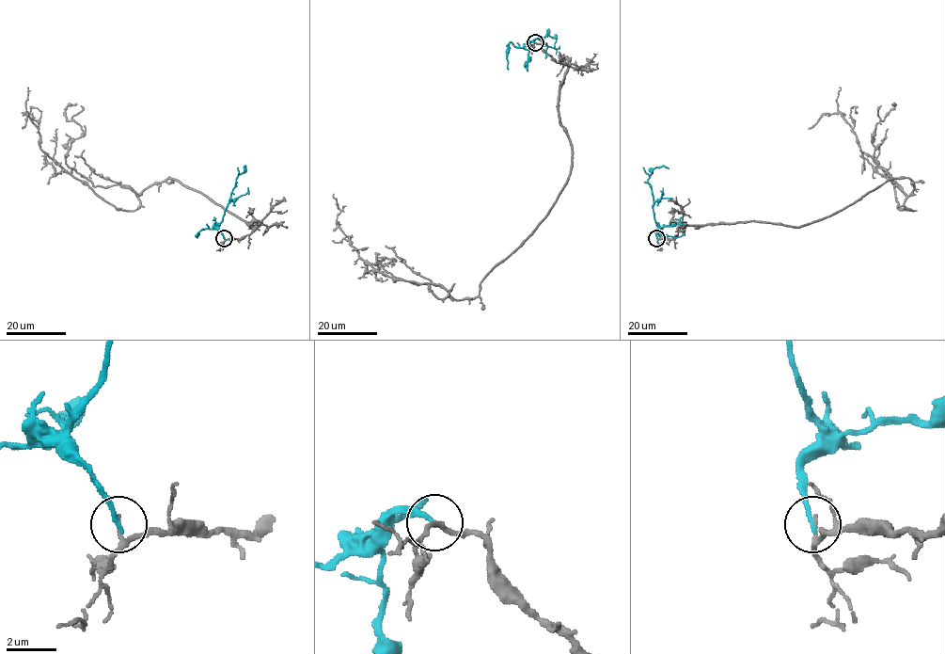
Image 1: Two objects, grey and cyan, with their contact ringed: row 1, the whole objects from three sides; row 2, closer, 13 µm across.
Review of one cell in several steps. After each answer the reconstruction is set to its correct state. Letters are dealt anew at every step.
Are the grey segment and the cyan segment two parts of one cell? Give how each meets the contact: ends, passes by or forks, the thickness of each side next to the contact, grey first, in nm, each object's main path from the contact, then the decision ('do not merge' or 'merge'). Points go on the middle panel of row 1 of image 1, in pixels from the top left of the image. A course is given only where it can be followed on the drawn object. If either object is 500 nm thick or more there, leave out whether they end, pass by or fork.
grey passes by; cyan ends there; 110 nm thick on the grey side, 170 nm on the other; grey runs (534, 42), (567, 67), (572, 167), (477, 296), (379, 273), (336, 225), (333, 194); cyan runs (534, 42), (528, 42), (543, 38), (546, 33), (556, 39), (556, 54); do not merge

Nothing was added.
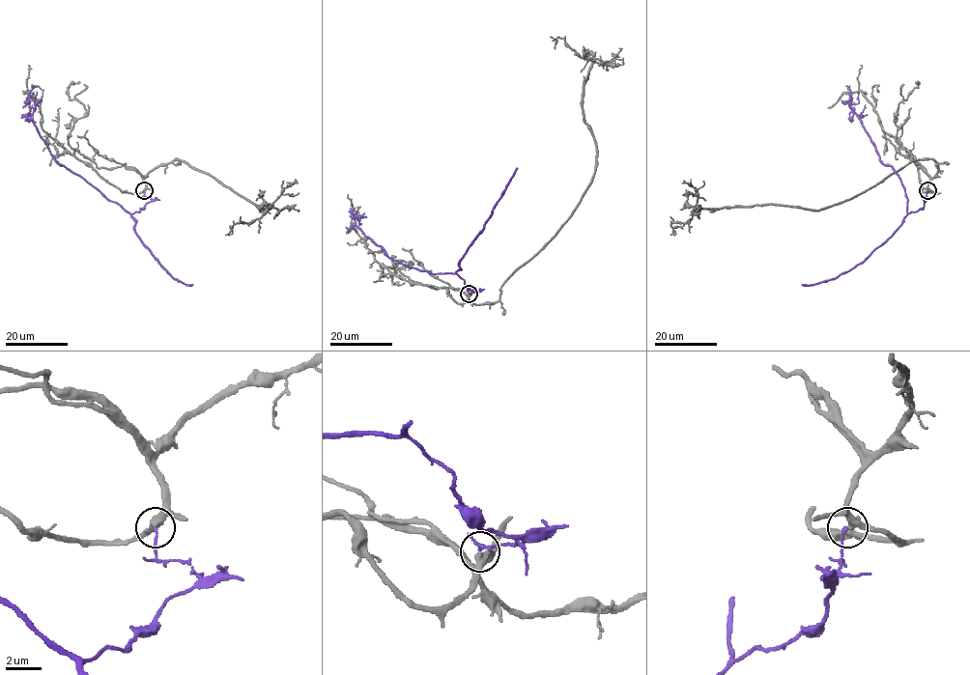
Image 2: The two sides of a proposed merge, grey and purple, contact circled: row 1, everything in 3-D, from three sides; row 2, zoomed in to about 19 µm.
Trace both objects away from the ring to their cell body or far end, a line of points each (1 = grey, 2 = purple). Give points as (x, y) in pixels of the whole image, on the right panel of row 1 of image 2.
1: (927, 190), (937, 164), (913, 160), (848, 200), (820, 210), (696, 207), (685, 223), (672, 223), (670, 235)
2: (927, 190), (922, 208), (907, 213), (901, 182), (876, 153), (862, 121), (853, 112), (849, 117), (857, 91)

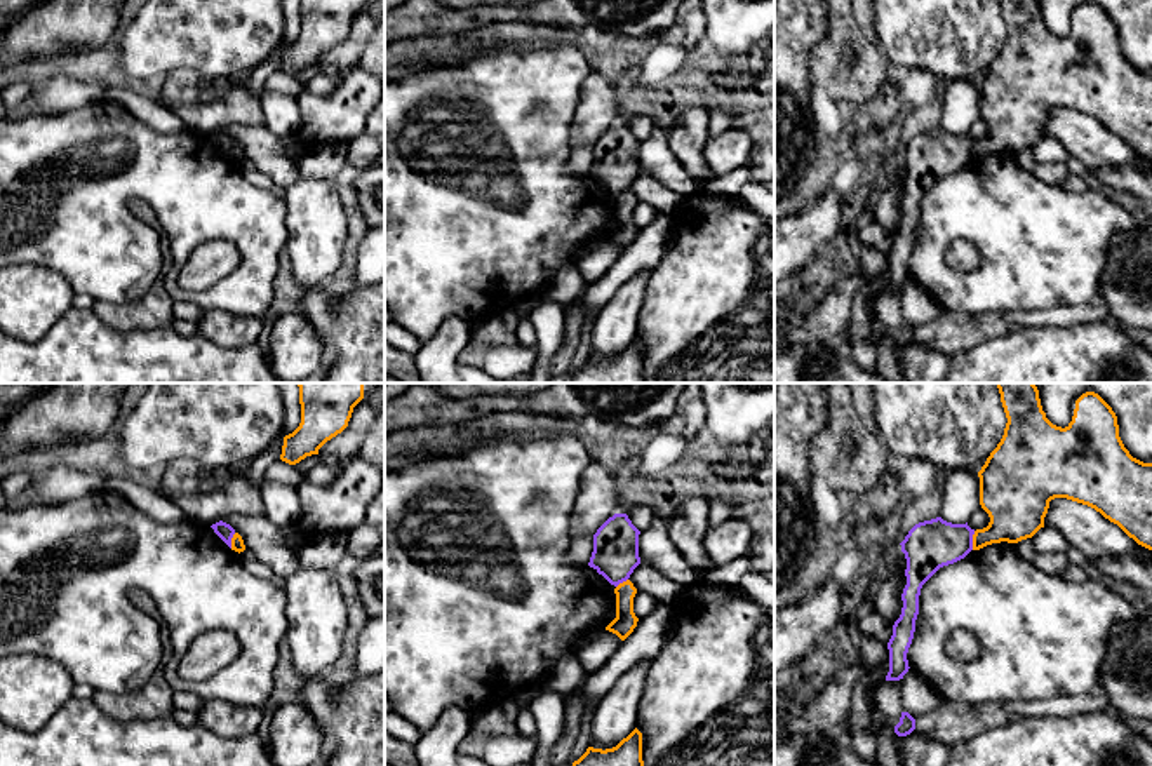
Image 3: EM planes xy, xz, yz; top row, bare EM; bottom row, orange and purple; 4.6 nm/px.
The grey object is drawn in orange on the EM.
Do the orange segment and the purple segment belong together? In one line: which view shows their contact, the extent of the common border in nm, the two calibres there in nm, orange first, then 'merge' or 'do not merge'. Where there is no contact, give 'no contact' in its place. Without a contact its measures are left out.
meets orange in yz; contact 90 nm long; 260 nm thick on the orange side, 220 nm on the other; do not merge

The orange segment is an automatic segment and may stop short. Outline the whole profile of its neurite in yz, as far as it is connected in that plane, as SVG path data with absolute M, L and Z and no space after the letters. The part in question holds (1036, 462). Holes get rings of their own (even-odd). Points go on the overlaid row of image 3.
M997 383L997 388L1008 423L1001 442L978 472L980 505L990 522L975 531L973 550L1032 538L1044 527L1055 498L1095 508L1138 545L1152 550L1152 463L1133 458L1124 447L1112 407L1098 393L1086 392L1075 400L1072 421L1062 428L1046 418L1034 383Z

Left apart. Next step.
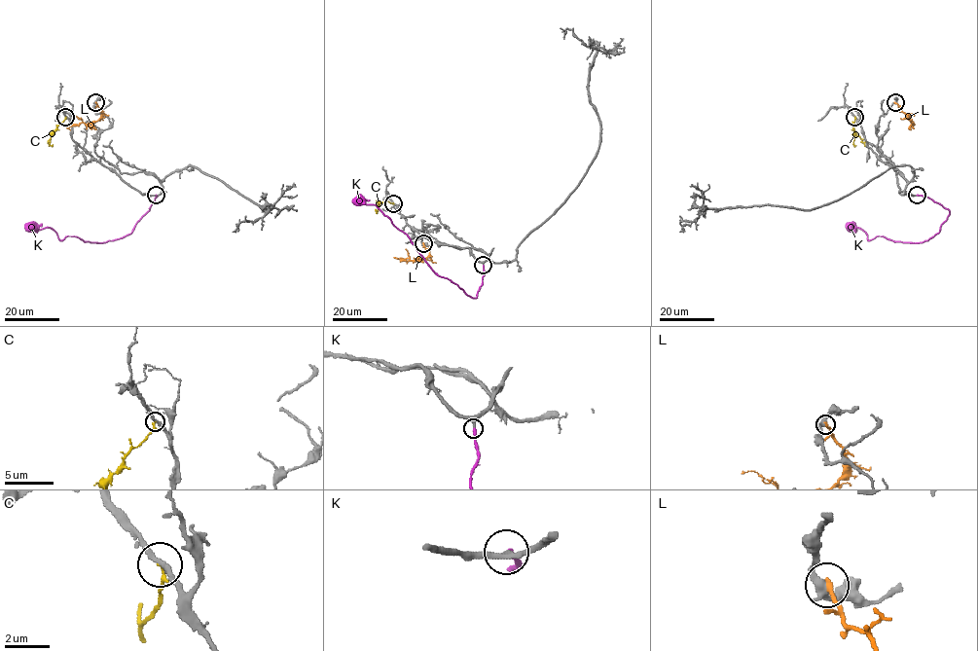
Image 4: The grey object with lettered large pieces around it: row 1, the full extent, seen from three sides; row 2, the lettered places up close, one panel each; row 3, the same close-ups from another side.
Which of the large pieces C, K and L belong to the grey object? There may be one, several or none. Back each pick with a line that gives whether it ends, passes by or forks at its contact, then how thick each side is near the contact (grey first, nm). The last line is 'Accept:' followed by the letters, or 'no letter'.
K: it ends | 180/200 nm
Accept: K

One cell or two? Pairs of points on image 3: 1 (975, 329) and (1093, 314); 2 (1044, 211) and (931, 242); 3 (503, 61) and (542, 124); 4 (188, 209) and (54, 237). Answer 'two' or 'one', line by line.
1: one
2: one
3: one
4: one

